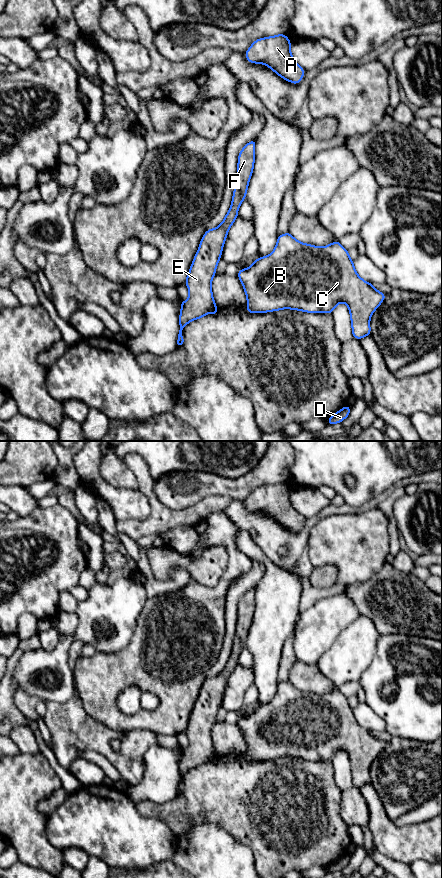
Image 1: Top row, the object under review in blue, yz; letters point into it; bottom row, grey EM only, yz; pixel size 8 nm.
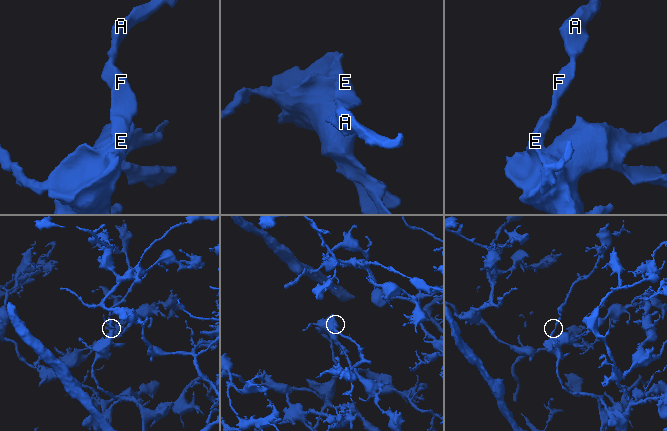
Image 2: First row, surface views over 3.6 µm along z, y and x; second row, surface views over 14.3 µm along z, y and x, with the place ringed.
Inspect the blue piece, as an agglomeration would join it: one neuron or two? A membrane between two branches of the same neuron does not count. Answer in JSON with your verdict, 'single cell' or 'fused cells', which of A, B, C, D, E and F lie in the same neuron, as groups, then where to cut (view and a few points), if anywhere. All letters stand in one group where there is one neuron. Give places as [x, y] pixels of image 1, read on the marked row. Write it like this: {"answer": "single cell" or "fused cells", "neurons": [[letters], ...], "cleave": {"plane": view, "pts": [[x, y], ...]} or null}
{"answer": "single cell", "neurons": [["A", "B", "C", "D", "E", "F"]], "cleave": null}

